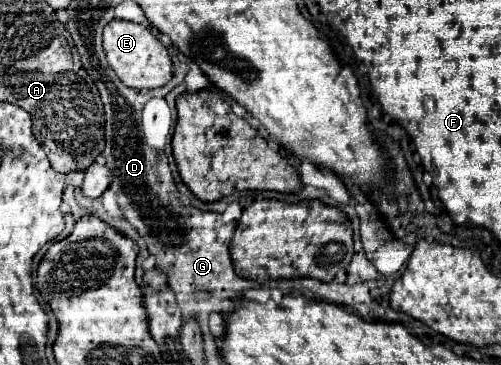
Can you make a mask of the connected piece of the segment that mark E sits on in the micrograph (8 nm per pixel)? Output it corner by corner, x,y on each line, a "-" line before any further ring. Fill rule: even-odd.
121,19
109,21
103,29
103,47
105,47
105,55
111,69
131,89
139,89
139,91
155,89
155,87
165,85
173,77
169,51
157,41
157,37
153,37
153,33
147,27
139,23
121,21

